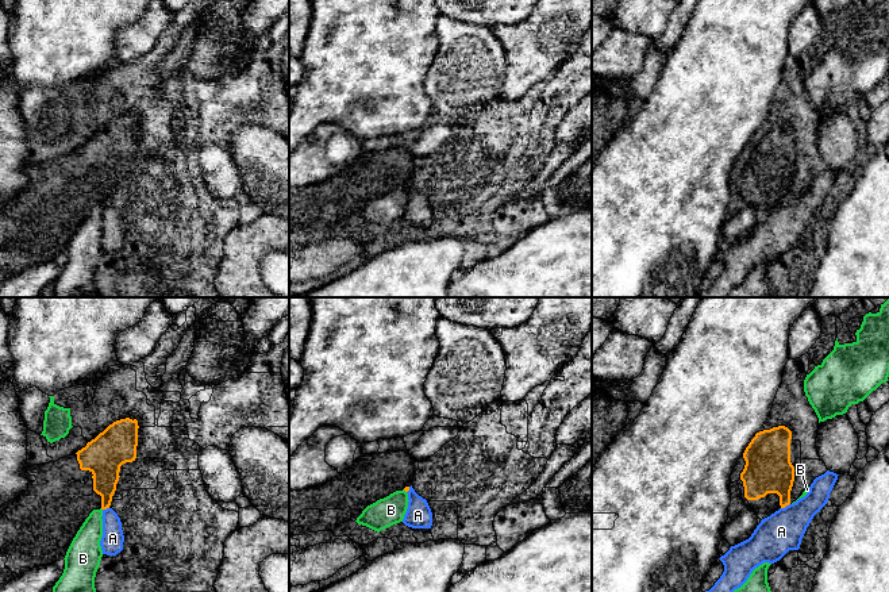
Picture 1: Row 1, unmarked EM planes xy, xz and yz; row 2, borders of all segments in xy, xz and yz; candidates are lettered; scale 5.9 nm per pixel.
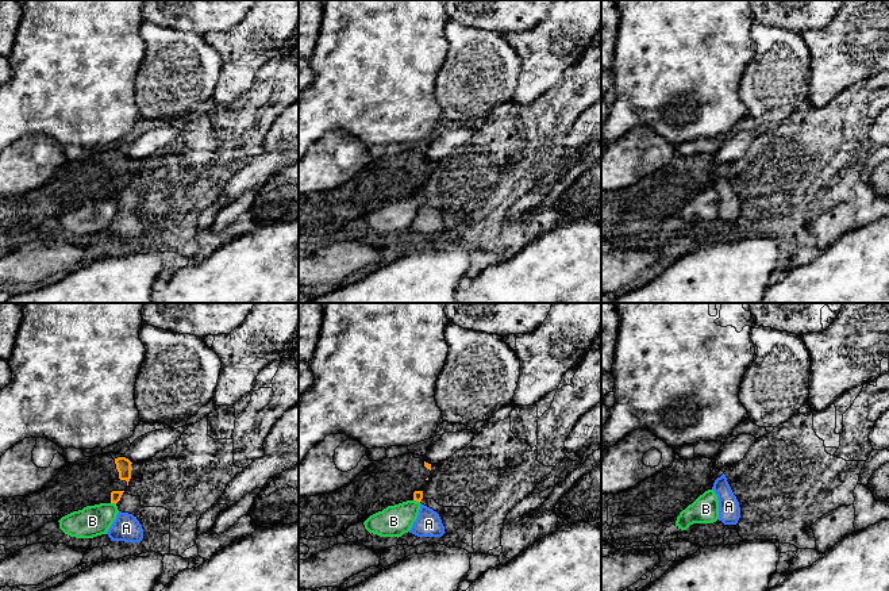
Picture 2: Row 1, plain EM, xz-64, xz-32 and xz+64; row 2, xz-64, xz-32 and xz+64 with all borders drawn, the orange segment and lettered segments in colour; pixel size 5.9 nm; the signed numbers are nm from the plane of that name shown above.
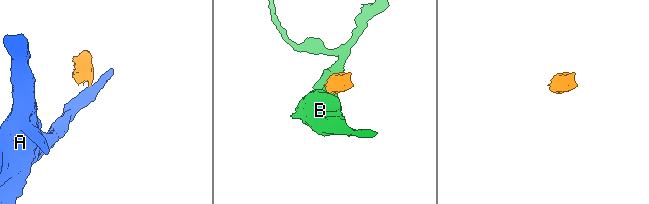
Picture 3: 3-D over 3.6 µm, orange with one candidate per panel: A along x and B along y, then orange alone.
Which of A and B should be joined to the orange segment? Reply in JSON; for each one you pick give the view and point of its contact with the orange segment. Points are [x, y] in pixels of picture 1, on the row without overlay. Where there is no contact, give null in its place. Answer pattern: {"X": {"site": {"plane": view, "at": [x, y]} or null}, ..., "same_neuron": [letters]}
{"same_neuron": []}

